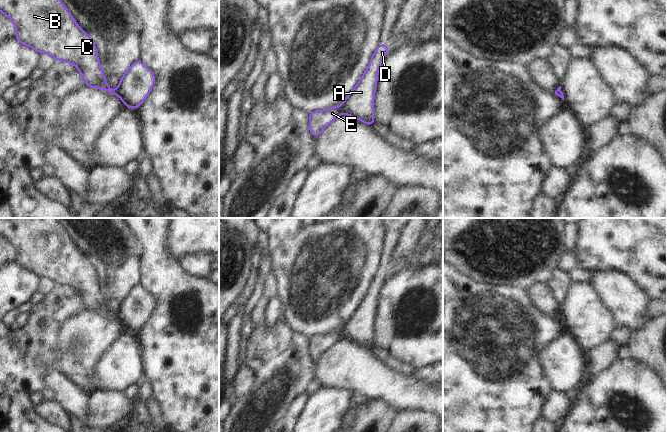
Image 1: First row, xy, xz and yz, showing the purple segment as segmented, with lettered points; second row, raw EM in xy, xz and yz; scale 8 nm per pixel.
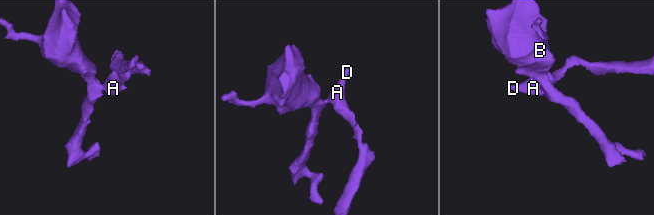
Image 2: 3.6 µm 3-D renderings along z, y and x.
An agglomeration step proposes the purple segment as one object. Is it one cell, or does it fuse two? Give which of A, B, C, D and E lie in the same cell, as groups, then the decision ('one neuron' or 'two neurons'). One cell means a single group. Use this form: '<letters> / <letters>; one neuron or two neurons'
A D / B C E; two neurons

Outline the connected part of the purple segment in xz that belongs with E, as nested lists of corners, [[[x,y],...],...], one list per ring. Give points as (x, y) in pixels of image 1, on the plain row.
[[[341,330],[309,337],[309,355],[313,361],[319,360],[323,353],[342,337]]]

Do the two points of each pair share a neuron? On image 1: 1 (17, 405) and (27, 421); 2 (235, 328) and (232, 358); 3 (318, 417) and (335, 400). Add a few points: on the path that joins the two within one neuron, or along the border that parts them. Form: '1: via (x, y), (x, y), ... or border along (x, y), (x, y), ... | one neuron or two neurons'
1: via (21, 409), (23, 417) | one neuron
2: via (233, 335), (232, 351) | one neuron
3: via (322, 413), (331, 404) | one neuron

